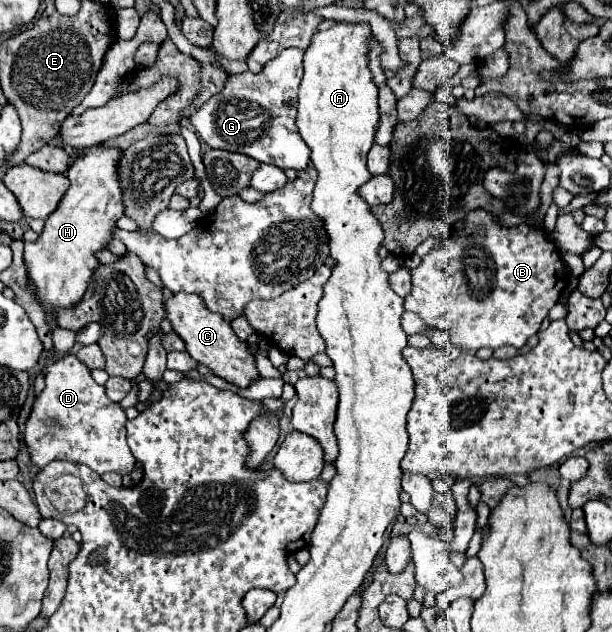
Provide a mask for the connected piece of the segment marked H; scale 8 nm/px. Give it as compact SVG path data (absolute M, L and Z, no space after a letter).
M90 147L82 149L74 165L66 171L70 189L60 201L58 209L46 219L44 231L36 241L24 243L24 263L28 277L36 287L40 305L54 313L58 309L74 307L82 301L94 269L100 265L96 253L106 249L116 221L124 215L122 189L118 183L118 161L122 151L116 147Z

